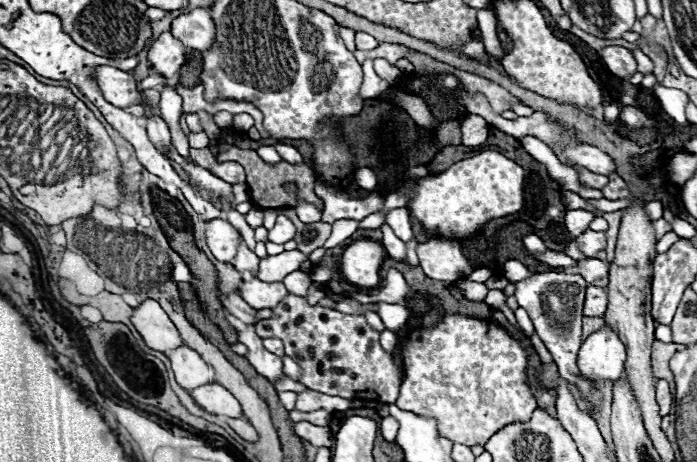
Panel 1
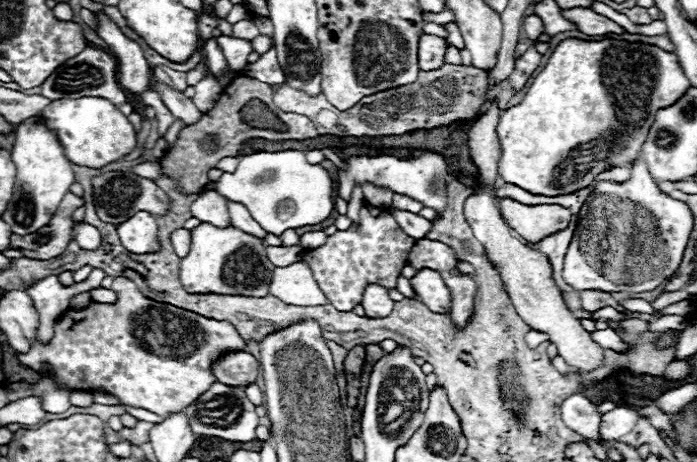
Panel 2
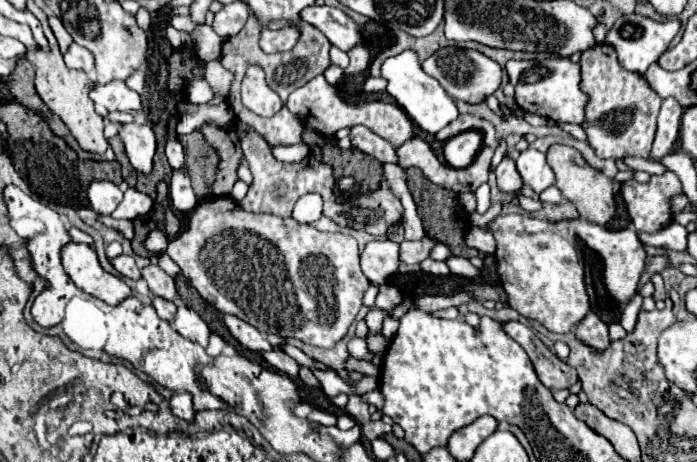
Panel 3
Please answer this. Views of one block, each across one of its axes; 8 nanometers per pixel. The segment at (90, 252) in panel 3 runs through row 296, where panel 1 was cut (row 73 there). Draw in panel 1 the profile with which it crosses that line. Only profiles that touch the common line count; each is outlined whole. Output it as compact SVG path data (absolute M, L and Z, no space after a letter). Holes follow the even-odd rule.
M112 66L96 68L96 80L104 92L104 98L118 108L128 108L144 102L144 94L136 88L136 78L128 72L116 70Z

